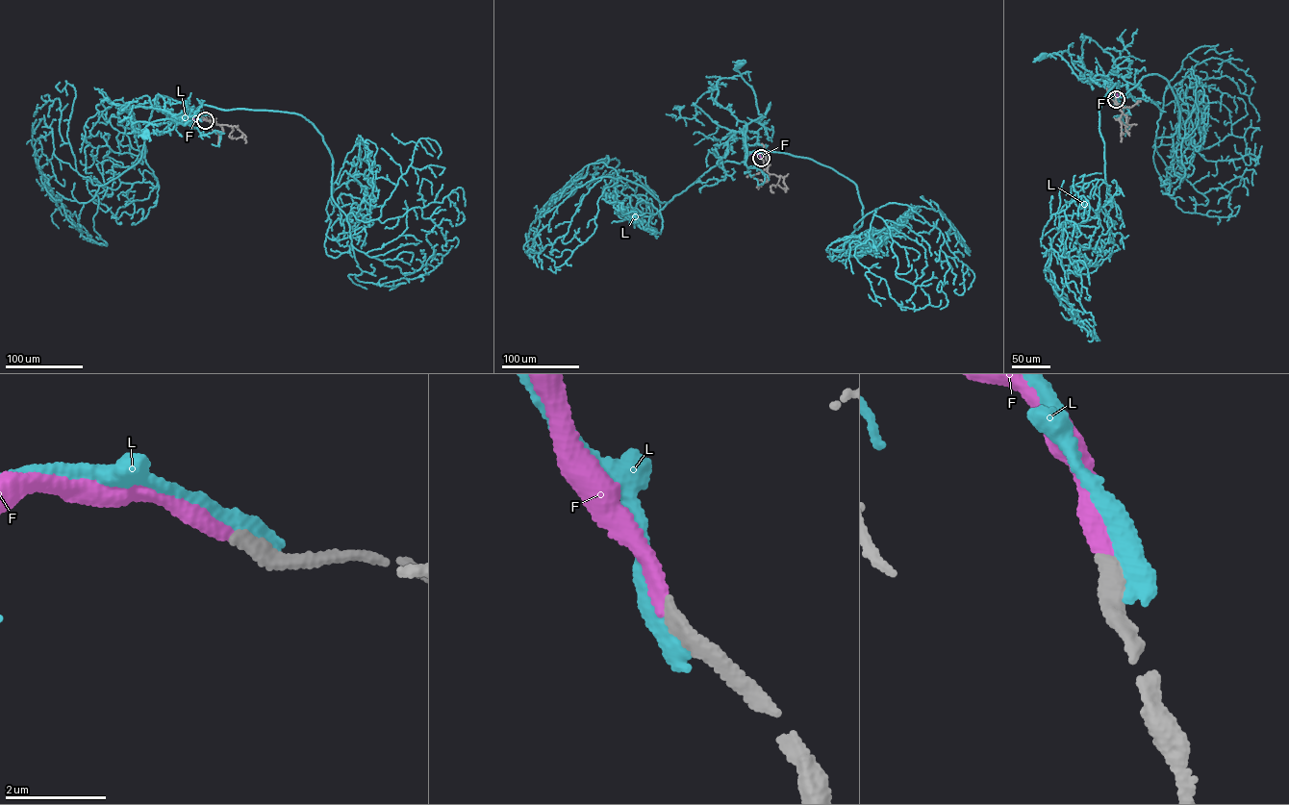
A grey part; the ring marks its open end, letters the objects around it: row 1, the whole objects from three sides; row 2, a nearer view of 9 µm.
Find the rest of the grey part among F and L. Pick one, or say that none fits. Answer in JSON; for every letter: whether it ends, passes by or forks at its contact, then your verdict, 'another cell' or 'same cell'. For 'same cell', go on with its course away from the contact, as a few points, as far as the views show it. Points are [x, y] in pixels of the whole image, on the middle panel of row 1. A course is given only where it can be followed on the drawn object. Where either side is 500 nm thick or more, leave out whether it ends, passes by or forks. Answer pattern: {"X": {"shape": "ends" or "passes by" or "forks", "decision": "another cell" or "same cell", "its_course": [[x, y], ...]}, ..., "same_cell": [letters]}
{"F": {"shape": "ends", "decision": "same cell", "its_course": [[761, 158], [754, 153], [748, 155]]}, "L": {"decision": "another cell"}, "same_cell": ["F"]}

